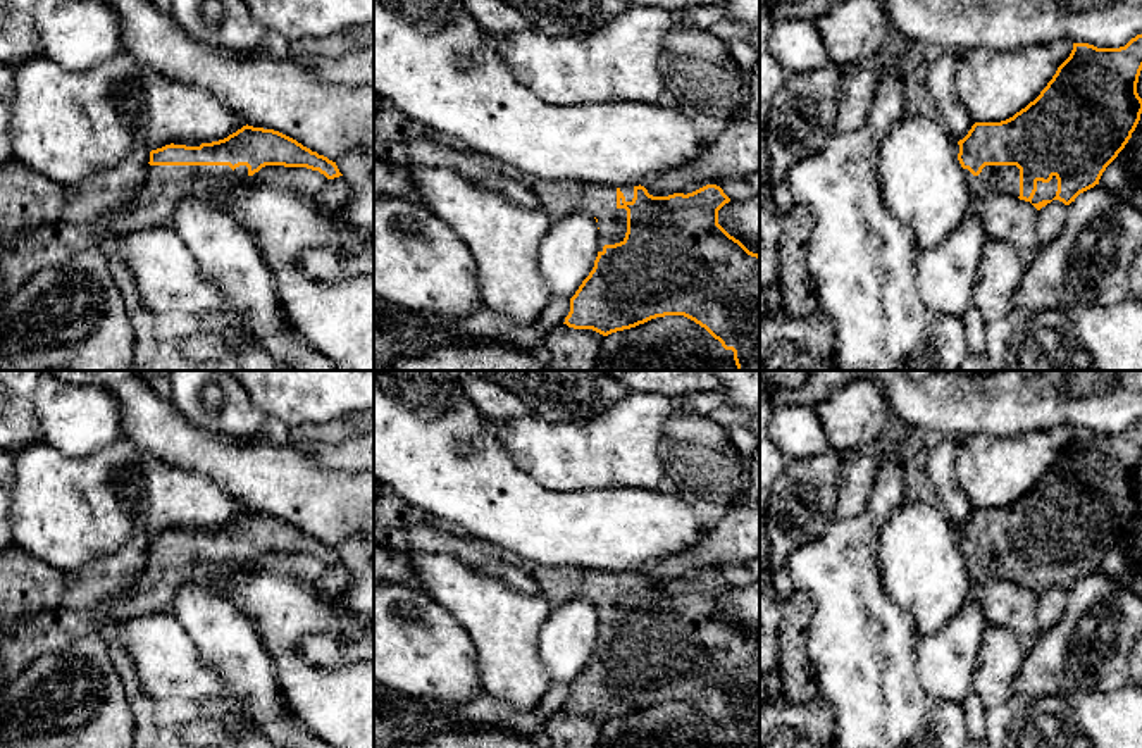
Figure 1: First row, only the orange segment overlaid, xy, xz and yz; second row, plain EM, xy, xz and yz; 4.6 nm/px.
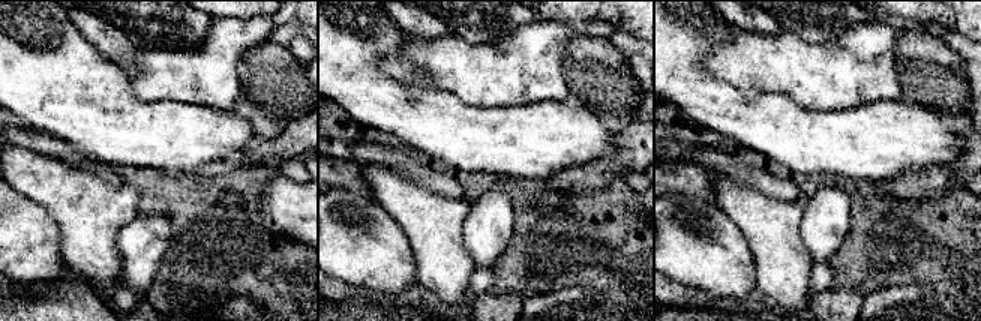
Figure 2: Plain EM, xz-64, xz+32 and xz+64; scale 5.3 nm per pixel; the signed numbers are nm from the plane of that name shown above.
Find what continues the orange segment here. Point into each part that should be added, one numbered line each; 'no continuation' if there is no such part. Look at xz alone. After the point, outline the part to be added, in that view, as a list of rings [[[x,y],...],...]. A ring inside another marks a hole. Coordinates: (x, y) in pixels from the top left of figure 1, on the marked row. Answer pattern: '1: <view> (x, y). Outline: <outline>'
1: xz (558, 197). Outline: [[[534,176],[522,179],[539,198],[551,222],[572,210],[587,210],[598,219],[598,252],[605,245],[624,241],[627,210],[617,207],[617,188],[574,181],[546,181]]]

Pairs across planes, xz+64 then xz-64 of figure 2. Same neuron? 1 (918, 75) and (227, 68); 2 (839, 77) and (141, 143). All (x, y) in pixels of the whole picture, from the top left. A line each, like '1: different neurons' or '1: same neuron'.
1: different neurons
2: different neurons

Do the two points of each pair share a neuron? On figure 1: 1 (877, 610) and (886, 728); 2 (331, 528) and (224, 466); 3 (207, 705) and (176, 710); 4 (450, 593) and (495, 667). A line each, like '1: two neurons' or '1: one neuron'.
1: one neuron
2: one neuron
3: one neuron
4: one neuron

